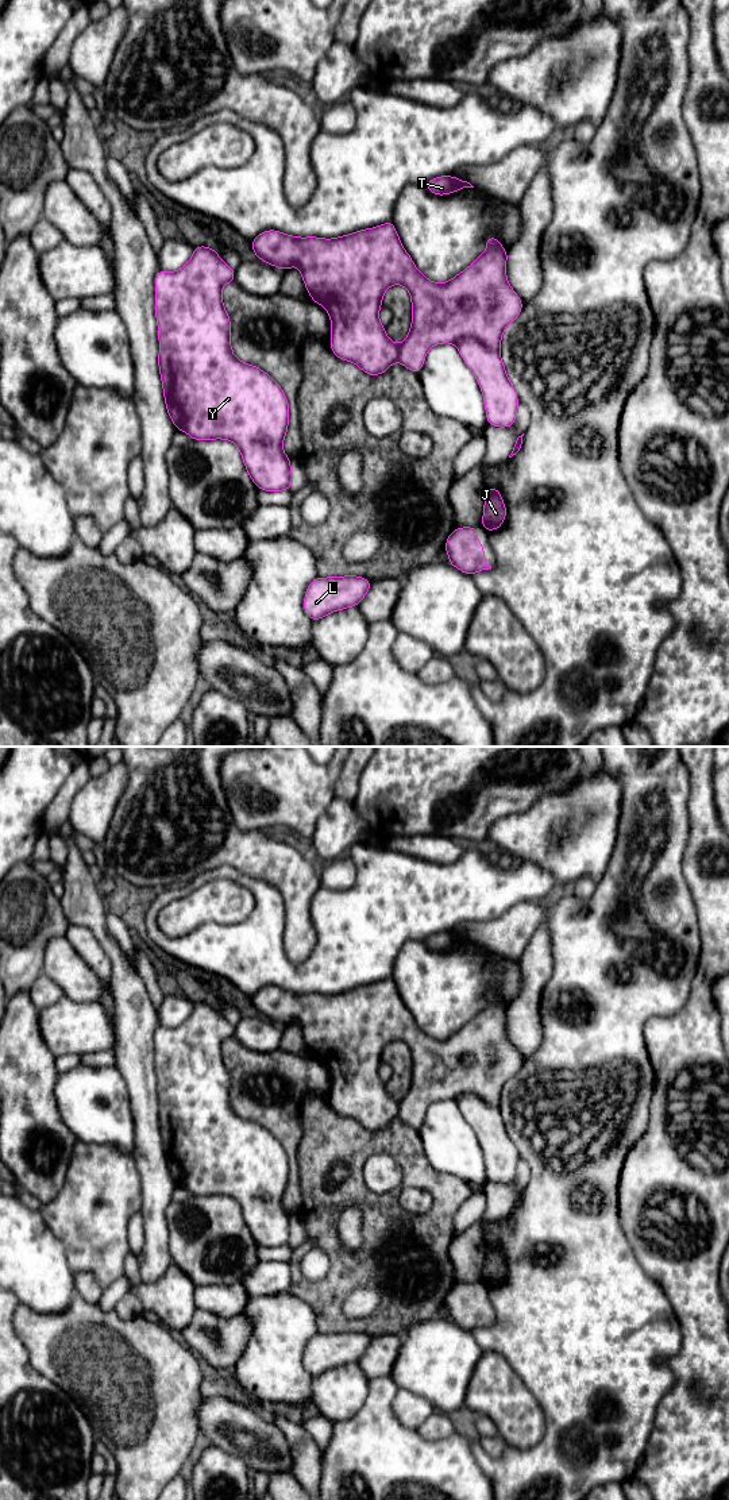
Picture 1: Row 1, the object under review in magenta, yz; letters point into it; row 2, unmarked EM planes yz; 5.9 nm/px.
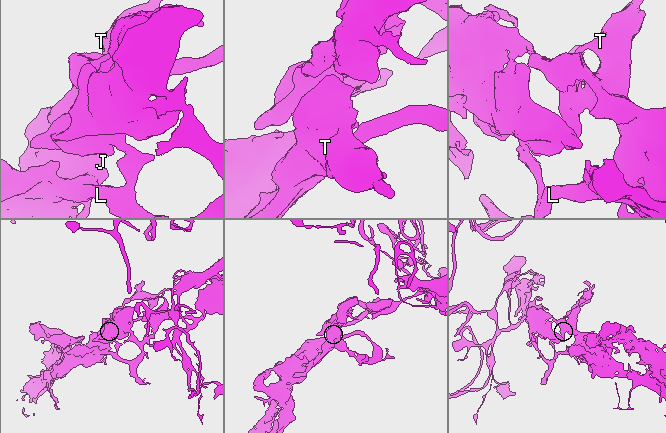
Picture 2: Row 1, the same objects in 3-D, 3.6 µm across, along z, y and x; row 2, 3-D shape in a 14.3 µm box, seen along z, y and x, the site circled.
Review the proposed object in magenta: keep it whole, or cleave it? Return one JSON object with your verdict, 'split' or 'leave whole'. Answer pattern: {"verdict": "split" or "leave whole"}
{"verdict": "leave whole"}

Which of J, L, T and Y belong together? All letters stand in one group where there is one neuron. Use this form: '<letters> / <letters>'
J L T Y

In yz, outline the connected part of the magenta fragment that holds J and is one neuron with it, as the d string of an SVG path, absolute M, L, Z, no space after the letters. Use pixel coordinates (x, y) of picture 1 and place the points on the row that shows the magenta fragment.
M495 487L486 490L482 525L487 531L498 529L506 517L506 508L501 493Z

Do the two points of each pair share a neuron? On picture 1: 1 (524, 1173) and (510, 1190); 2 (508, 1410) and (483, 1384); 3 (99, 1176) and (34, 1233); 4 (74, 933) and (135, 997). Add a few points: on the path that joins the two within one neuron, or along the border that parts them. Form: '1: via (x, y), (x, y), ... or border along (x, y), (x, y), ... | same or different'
1: via (523, 1177), (515, 1186) | same
2: via (502, 1403), (490, 1391) | same
3: border along (38, 1210), (46, 1226), (65, 1248) | different
4: border along (99, 943), (111, 963), (111, 983) | different

